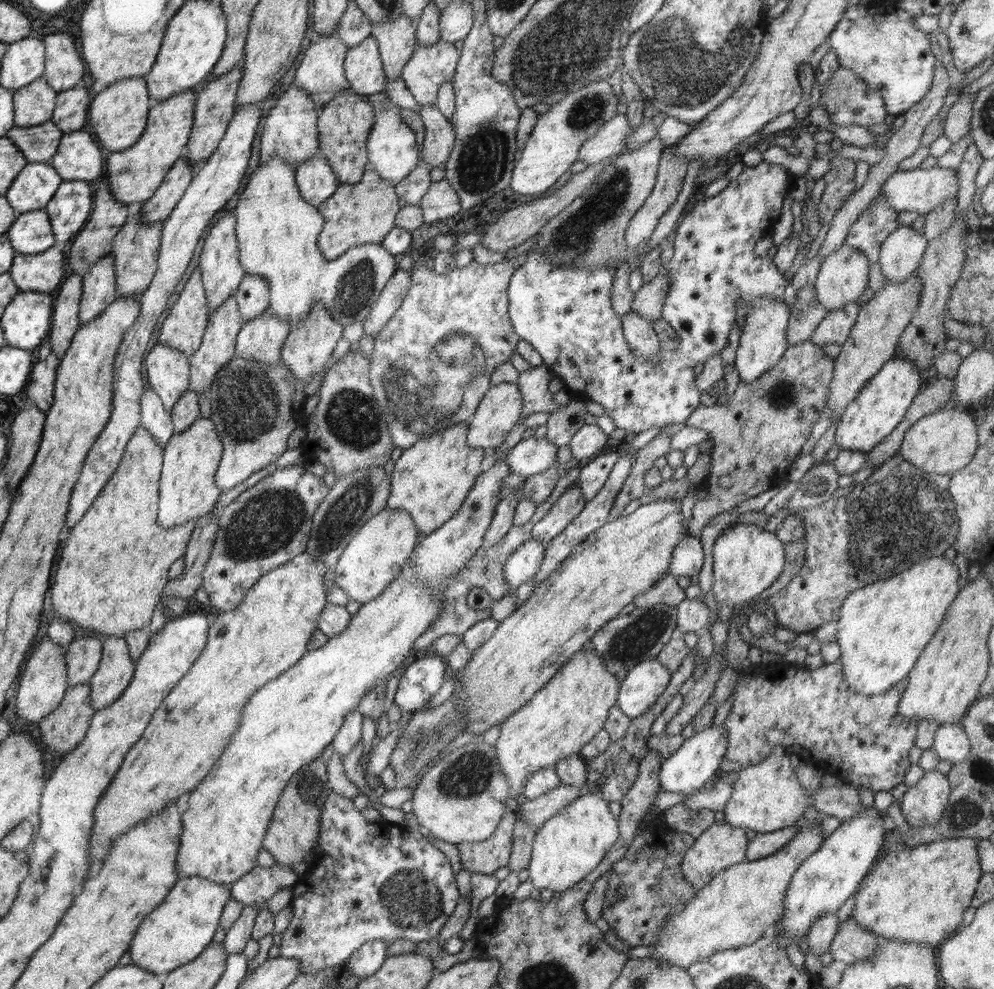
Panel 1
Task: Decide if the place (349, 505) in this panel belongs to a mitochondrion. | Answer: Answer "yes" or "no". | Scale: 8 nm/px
yes

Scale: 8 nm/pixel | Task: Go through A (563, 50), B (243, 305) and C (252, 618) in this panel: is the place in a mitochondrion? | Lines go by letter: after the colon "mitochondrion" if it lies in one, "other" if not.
A: mitochondrion
B: other
C: other

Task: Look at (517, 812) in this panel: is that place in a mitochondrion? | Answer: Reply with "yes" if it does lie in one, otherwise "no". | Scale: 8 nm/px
no

